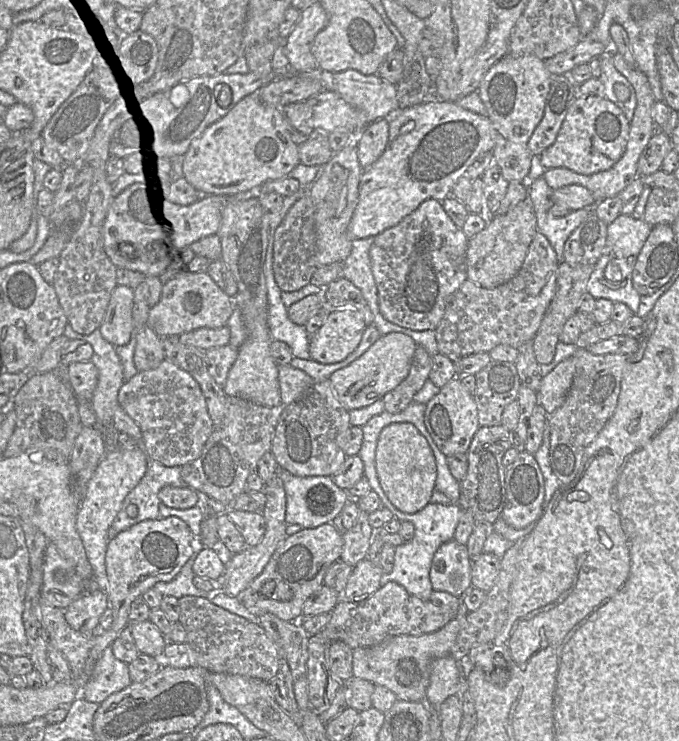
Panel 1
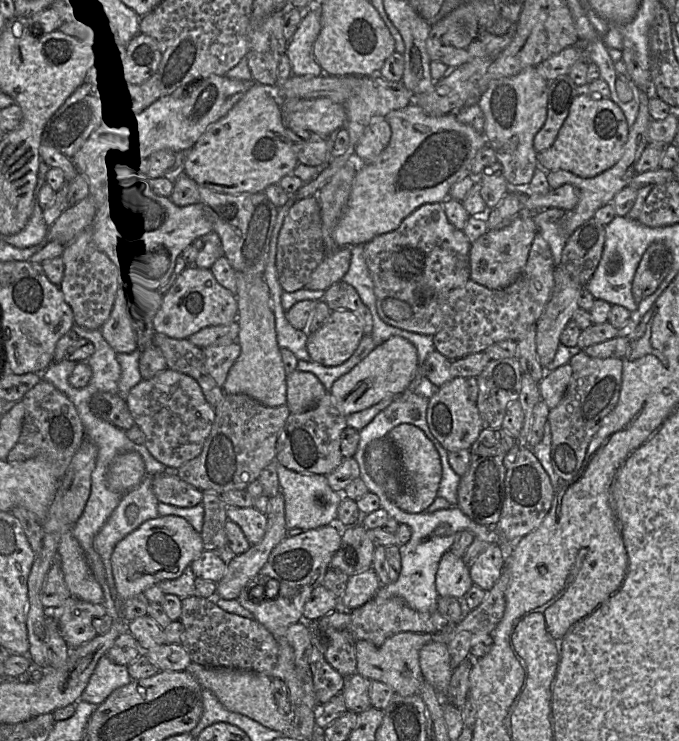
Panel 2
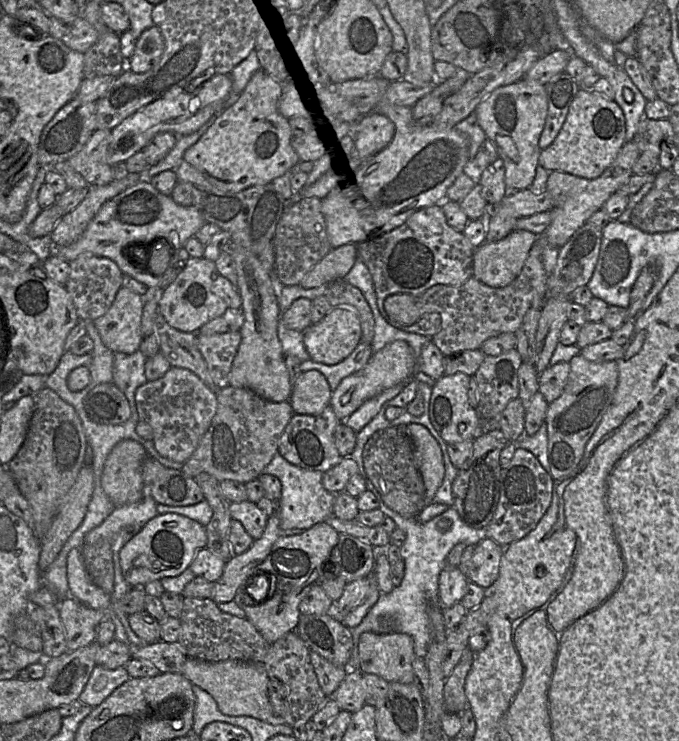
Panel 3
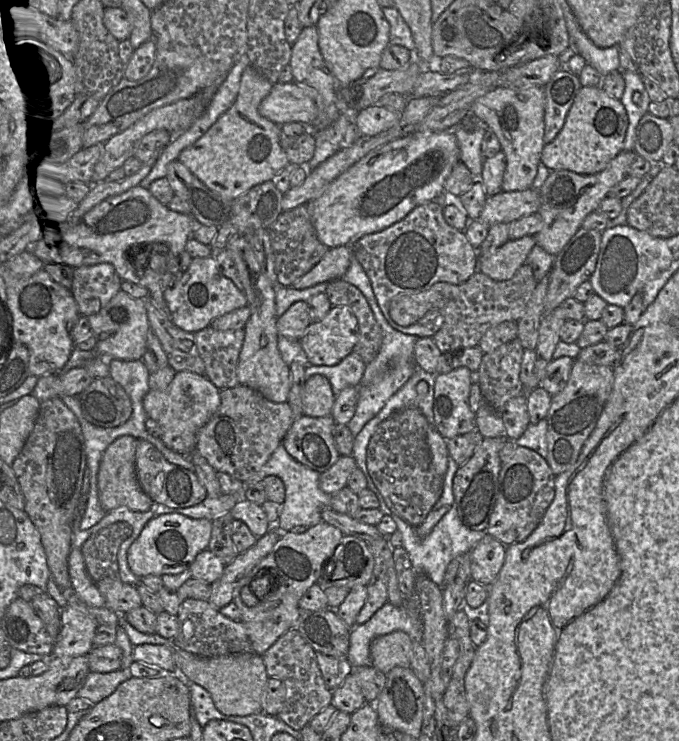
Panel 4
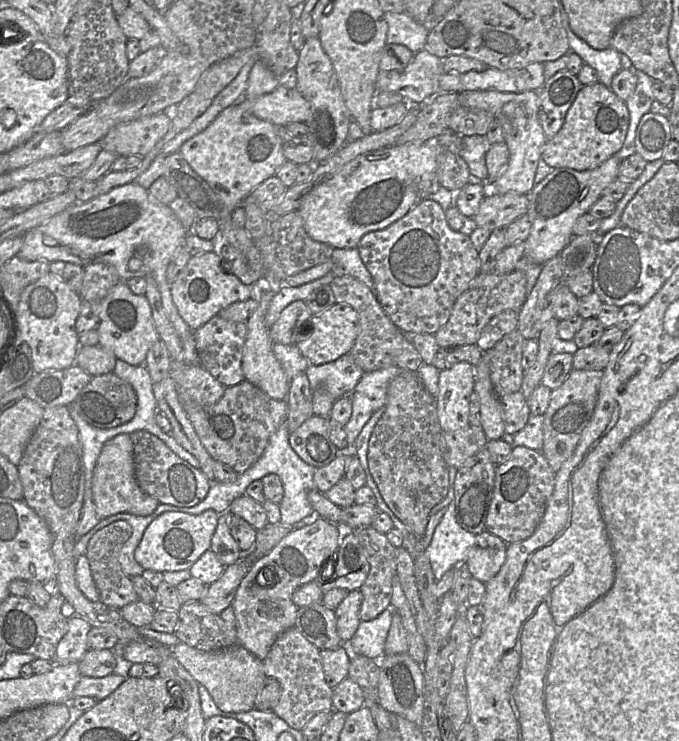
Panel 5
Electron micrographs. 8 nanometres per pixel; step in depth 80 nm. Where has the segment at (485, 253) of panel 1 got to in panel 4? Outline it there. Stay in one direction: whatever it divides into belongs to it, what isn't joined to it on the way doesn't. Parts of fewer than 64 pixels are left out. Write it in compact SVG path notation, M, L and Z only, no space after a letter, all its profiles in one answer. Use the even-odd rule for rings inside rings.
M534 236L509 239L490 255L478 256L478 271L495 281L511 279L536 244Z

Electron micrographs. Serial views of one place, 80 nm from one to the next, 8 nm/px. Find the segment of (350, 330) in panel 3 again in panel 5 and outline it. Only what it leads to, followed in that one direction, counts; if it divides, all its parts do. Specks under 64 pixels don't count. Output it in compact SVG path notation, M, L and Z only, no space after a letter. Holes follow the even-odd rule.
M336 302L324 312L311 317L308 329L303 333L303 341L296 344L310 365L321 365L333 362L348 354L358 332L359 318L357 312L347 303Z

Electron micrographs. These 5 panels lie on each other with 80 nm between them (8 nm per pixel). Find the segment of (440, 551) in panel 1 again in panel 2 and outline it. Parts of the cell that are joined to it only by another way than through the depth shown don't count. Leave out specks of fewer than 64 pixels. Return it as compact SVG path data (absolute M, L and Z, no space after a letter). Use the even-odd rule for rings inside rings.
M450 550L445 552L439 561L435 579L439 596L463 599L473 585L469 567L462 557Z

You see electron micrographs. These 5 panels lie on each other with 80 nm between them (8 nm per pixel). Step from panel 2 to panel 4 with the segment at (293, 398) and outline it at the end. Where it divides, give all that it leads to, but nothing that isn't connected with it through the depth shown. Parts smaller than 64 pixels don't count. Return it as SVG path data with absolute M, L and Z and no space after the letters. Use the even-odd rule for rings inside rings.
M315 374L306 379L302 390L303 415L324 417L331 415L335 396L329 380Z

